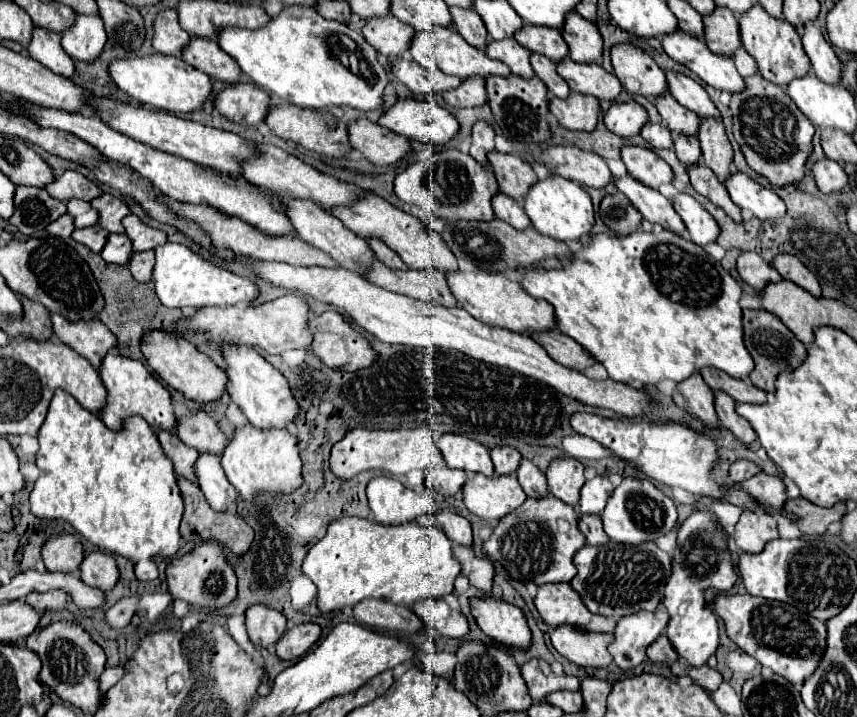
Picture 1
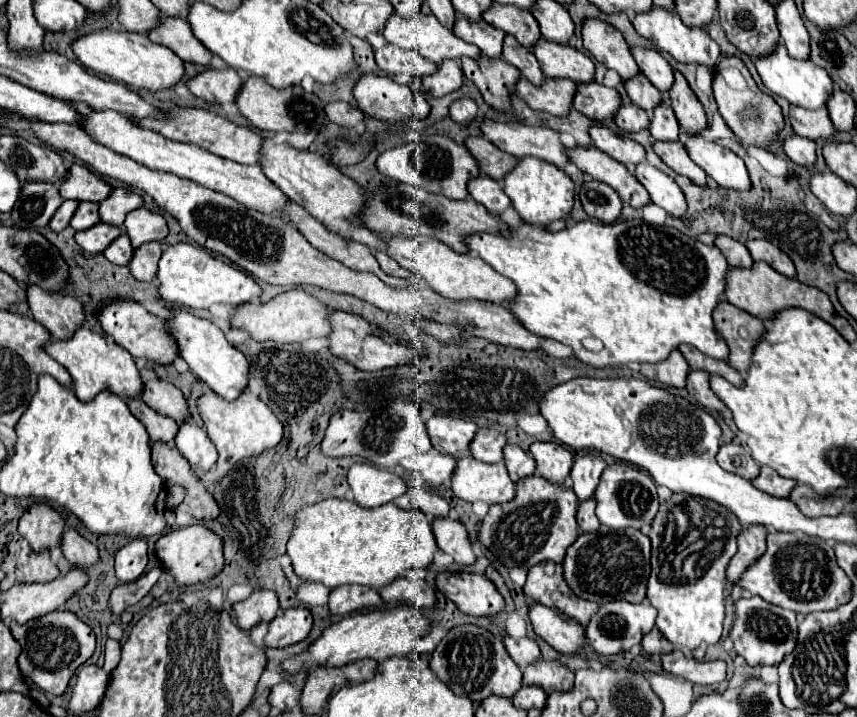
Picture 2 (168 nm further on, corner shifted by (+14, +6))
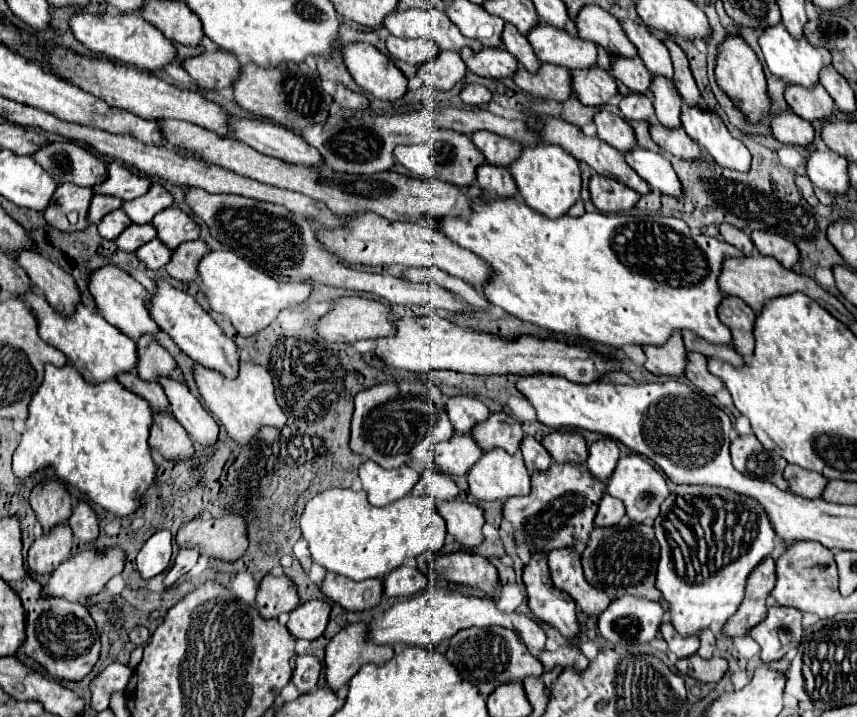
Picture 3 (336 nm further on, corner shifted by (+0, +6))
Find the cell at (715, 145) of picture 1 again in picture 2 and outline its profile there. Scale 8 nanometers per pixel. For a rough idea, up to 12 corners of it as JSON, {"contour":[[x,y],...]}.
{"contour":[[673,69],[671,107],[681,129],[701,133],[705,109],[685,77]]}

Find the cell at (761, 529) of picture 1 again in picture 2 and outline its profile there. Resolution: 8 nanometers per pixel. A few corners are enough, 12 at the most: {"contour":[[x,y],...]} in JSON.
{"contour":[[743,529],[727,569],[729,587],[765,553],[767,529]]}

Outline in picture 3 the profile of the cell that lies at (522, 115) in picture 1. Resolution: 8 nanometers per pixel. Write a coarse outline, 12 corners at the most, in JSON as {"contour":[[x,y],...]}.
{"contour":[[461,49],[473,73],[495,81],[515,75],[505,49]]}

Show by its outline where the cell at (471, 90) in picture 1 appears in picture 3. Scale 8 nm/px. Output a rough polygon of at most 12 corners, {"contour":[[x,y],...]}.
{"contour":[[441,51],[419,67],[425,85],[453,89],[467,67],[459,53]]}

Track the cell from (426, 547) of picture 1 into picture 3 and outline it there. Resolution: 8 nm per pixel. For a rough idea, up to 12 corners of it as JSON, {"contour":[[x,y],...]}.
{"contour":[[329,489],[299,519],[315,563],[385,579],[437,551],[431,497]]}

